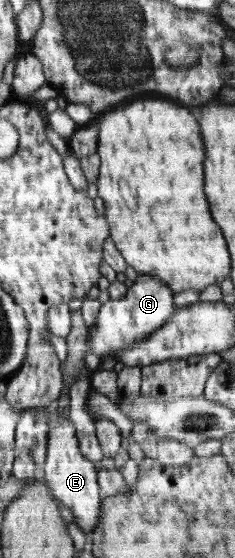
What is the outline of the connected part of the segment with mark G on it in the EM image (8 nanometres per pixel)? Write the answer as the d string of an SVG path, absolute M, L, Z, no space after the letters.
M138 274L133 285L127 289L122 299L118 301L108 300L102 303L98 309L98 317L94 321L94 327L88 329L88 353L95 353L103 359L110 355L114 356L122 347L128 344L136 344L156 332L158 328L164 327L168 319L175 315L175 291L152 275Z

